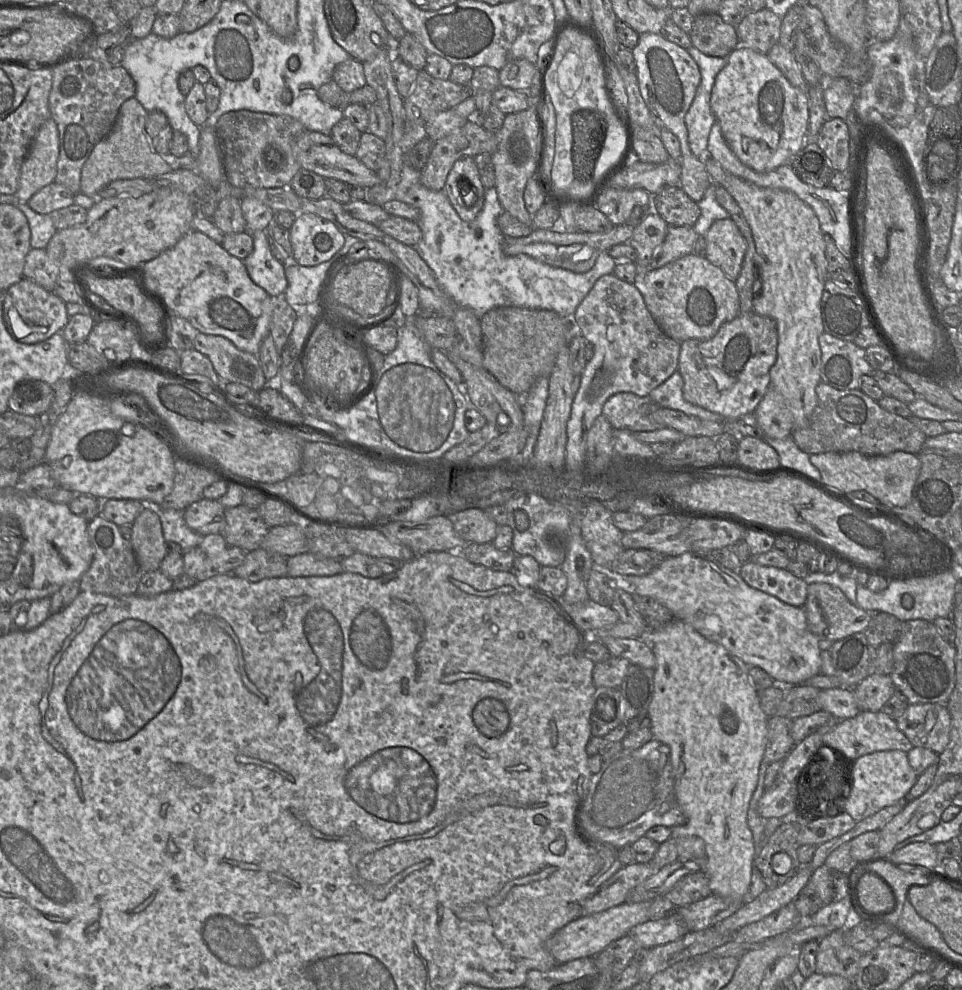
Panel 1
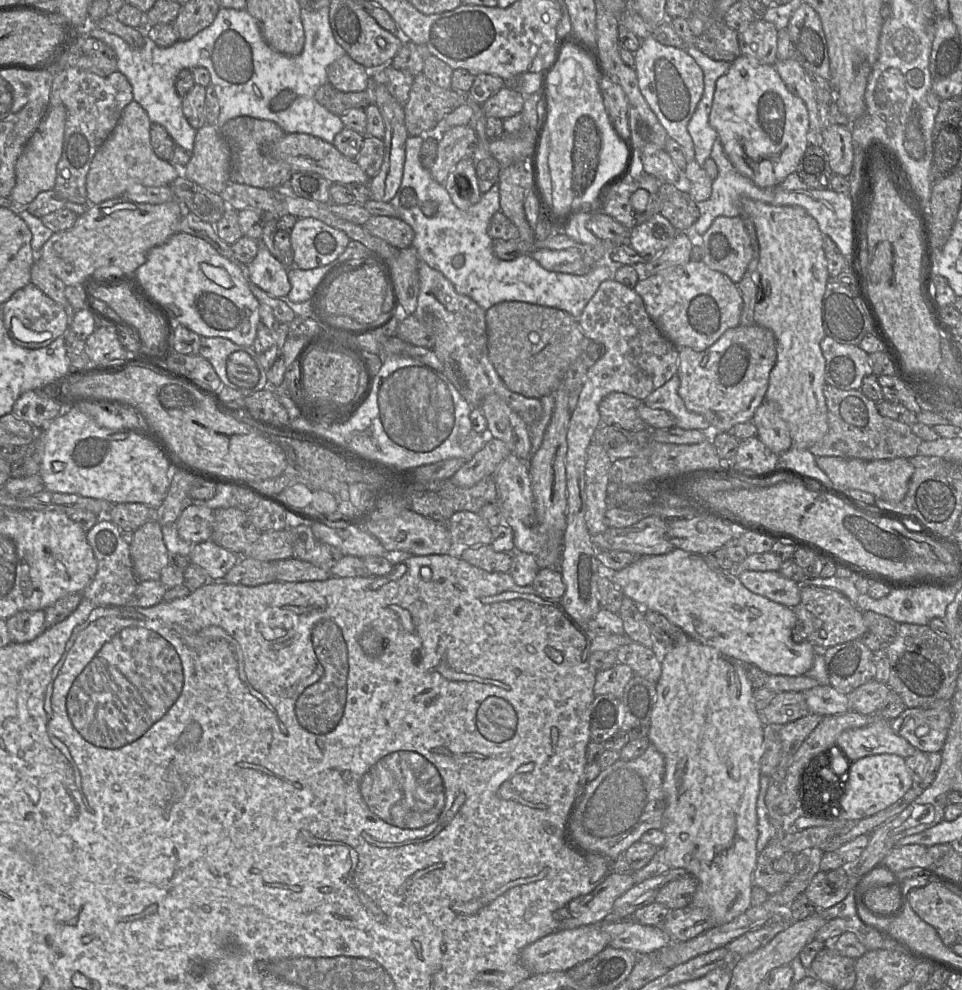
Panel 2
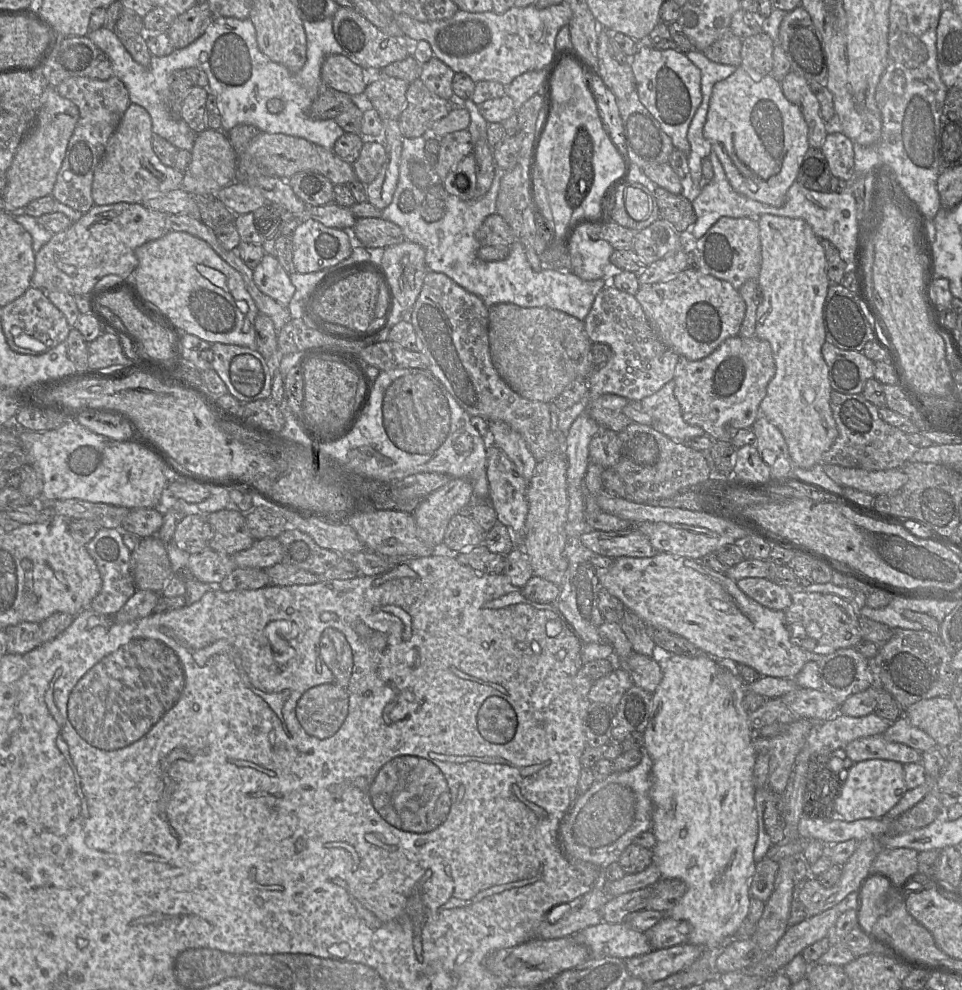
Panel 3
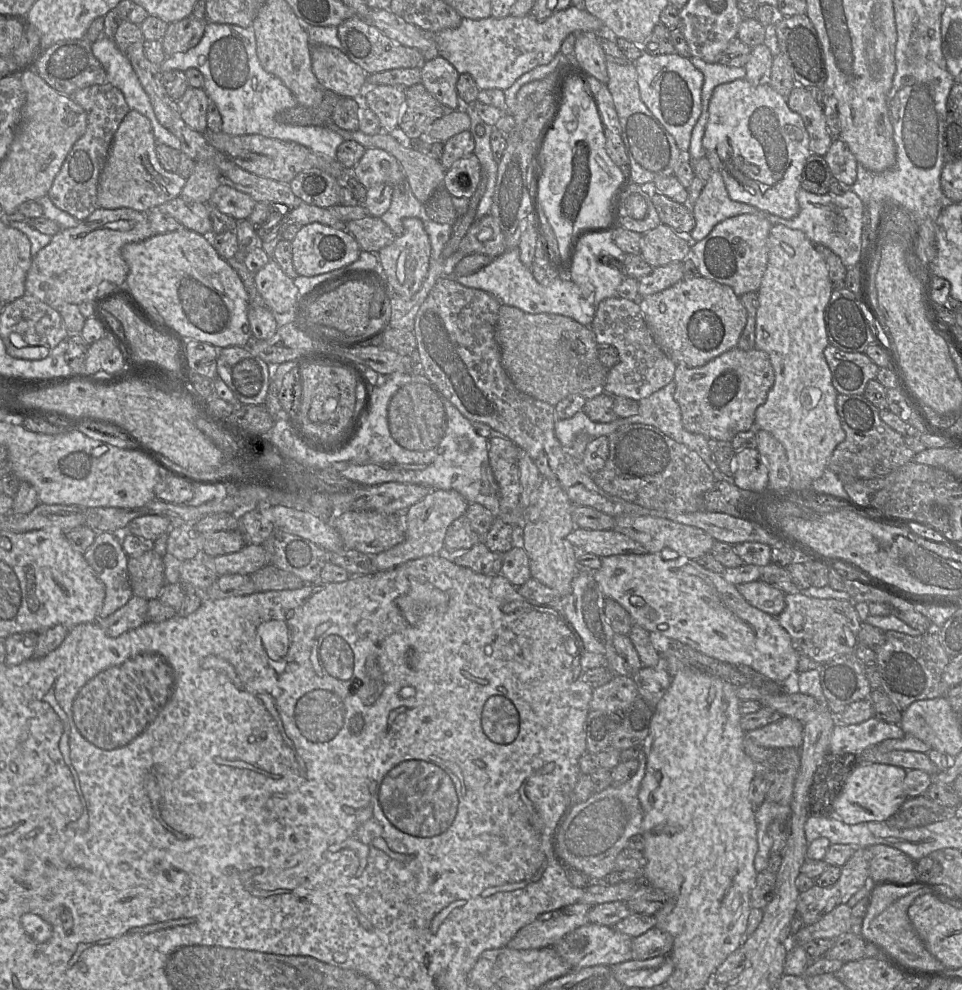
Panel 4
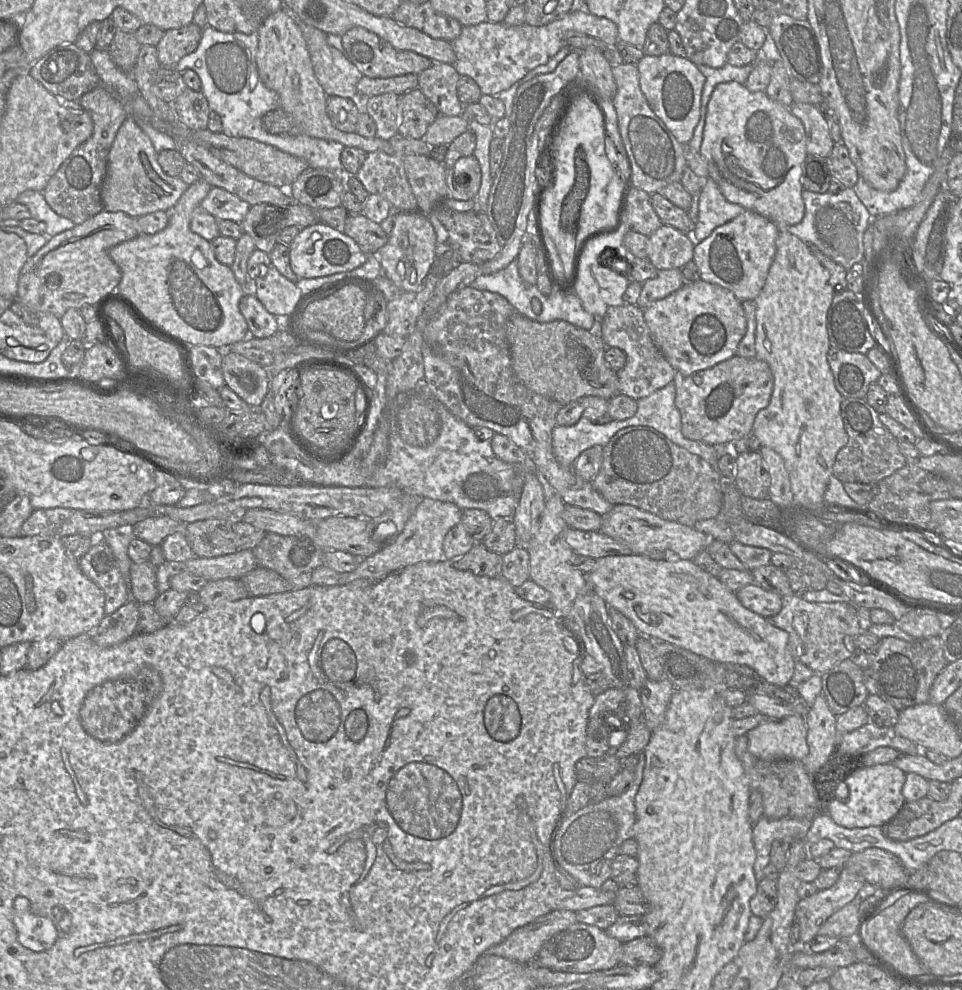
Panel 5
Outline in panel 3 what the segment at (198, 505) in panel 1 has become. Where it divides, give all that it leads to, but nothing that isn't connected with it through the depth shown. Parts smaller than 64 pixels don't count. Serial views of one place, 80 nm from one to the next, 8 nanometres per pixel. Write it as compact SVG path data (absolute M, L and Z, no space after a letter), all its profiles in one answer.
M188 514L178 522L172 541L178 548L195 554L209 547L213 530L205 514Z

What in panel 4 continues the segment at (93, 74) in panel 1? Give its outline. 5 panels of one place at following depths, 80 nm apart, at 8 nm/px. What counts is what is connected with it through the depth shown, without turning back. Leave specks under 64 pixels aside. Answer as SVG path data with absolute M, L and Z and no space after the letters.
M110 83L77 90L70 98L86 111L87 127L66 156L48 196L57 208L83 221L98 208L99 176L108 157L113 137L130 109L123 93Z

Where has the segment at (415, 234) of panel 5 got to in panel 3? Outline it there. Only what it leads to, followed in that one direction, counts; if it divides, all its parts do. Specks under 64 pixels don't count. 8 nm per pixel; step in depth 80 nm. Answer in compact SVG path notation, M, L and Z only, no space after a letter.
M404 240L391 245L376 256L403 311L410 311L422 289L428 267L424 248Z

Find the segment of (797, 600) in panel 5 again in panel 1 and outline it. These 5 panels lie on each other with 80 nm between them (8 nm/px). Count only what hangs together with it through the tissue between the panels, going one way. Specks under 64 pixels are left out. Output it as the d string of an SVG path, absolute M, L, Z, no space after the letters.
M826 583L808 585L807 599L803 607L809 630L820 640L832 642L852 634L864 632L872 620L872 614L852 604L837 587Z

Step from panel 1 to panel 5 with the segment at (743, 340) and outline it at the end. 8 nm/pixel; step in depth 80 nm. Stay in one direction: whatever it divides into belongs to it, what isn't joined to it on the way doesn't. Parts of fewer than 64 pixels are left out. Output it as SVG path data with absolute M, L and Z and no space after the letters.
M738 355L690 376L676 371L673 382L683 435L711 446L752 434L755 417L769 405L774 387L773 374L765 361Z

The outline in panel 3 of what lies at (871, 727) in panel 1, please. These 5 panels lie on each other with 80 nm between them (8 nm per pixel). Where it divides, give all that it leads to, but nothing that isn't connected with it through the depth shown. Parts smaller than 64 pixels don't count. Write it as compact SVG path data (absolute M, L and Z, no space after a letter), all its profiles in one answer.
M883 735L853 740L844 748L844 752L853 763L872 759L895 761L902 765L922 763L919 751L905 744L888 742Z

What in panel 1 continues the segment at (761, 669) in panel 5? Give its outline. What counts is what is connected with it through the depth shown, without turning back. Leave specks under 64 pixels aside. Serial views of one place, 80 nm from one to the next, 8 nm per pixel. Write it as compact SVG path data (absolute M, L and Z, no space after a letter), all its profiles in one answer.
M686 552L680 556L666 558L647 575L617 577L633 595L658 600L670 610L675 619L690 625L707 640L721 645L749 667L761 668L777 685L801 685L813 676L821 674L820 639L809 630L804 609L786 604L774 596L750 587L739 574L725 568L711 553Z

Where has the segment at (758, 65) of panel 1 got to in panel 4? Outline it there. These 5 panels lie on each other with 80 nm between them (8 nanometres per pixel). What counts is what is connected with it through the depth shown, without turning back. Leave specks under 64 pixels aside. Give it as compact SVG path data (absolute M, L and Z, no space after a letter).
M743 78L715 87L709 102L702 145L712 170L717 170L722 175L732 200L752 205L784 219L798 215L800 207L797 191L801 188L800 176L811 153L809 134L801 116L788 107L787 98L769 84L754 86Z

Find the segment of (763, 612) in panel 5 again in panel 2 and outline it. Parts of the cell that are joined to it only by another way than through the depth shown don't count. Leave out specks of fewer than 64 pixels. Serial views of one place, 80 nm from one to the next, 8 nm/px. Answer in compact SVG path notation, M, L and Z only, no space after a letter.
M744 571L738 578L752 593L790 609L801 601L800 585L784 577L779 571Z

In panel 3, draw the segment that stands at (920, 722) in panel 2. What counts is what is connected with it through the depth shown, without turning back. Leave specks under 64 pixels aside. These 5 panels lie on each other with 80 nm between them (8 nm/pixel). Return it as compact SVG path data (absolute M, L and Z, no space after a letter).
M904 715L891 723L883 736L888 742L905 744L921 754L938 747L933 738L913 726Z

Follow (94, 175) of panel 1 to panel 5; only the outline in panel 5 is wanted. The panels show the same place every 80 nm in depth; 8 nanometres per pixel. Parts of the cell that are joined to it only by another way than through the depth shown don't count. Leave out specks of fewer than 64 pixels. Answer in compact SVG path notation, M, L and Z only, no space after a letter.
M127 117L117 132L108 156L107 172L101 188L103 210L124 212L133 218L156 211L170 212L188 186L179 176L172 177L163 171L150 138L133 117Z

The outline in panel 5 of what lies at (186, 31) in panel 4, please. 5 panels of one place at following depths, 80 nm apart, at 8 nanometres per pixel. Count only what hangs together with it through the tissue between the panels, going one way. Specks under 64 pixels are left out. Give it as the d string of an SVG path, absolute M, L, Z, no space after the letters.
M194 22L182 28L165 31L156 46L161 66L174 66L184 56L195 51L201 41L202 31Z

